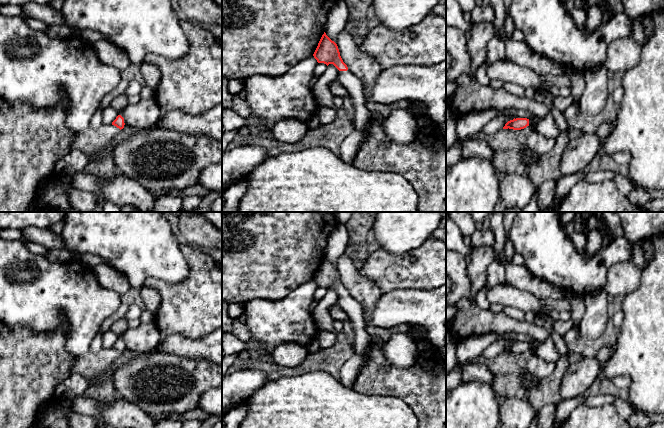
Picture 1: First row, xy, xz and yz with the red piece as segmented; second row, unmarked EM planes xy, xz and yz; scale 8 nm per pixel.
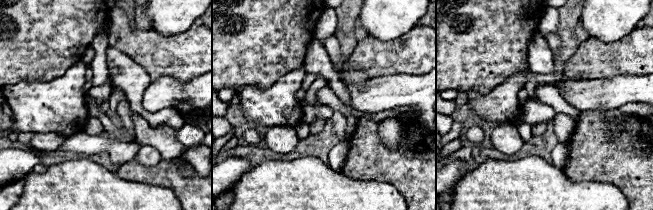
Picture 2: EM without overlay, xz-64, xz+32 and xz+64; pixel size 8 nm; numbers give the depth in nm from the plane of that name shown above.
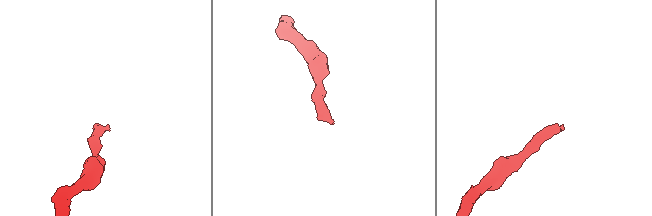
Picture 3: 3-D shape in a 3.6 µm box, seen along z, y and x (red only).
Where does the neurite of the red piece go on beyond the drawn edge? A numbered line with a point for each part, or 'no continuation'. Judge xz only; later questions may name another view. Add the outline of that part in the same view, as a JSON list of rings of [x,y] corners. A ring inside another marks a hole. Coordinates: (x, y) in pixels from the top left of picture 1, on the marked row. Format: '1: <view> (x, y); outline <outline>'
1: xz (354, 85); outline [[[349,69],[339,71],[337,79],[348,91],[354,108],[355,130],[364,132],[370,123],[372,112],[366,107],[366,97],[363,89],[363,82]]]

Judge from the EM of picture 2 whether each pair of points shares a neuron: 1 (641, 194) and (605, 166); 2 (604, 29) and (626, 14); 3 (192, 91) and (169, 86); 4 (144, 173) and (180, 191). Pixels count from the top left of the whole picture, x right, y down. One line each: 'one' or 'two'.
1: one
2: one
3: one
4: one

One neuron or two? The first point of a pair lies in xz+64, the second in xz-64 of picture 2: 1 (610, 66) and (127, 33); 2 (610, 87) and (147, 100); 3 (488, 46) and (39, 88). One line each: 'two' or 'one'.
1: one
2: one
3: two

